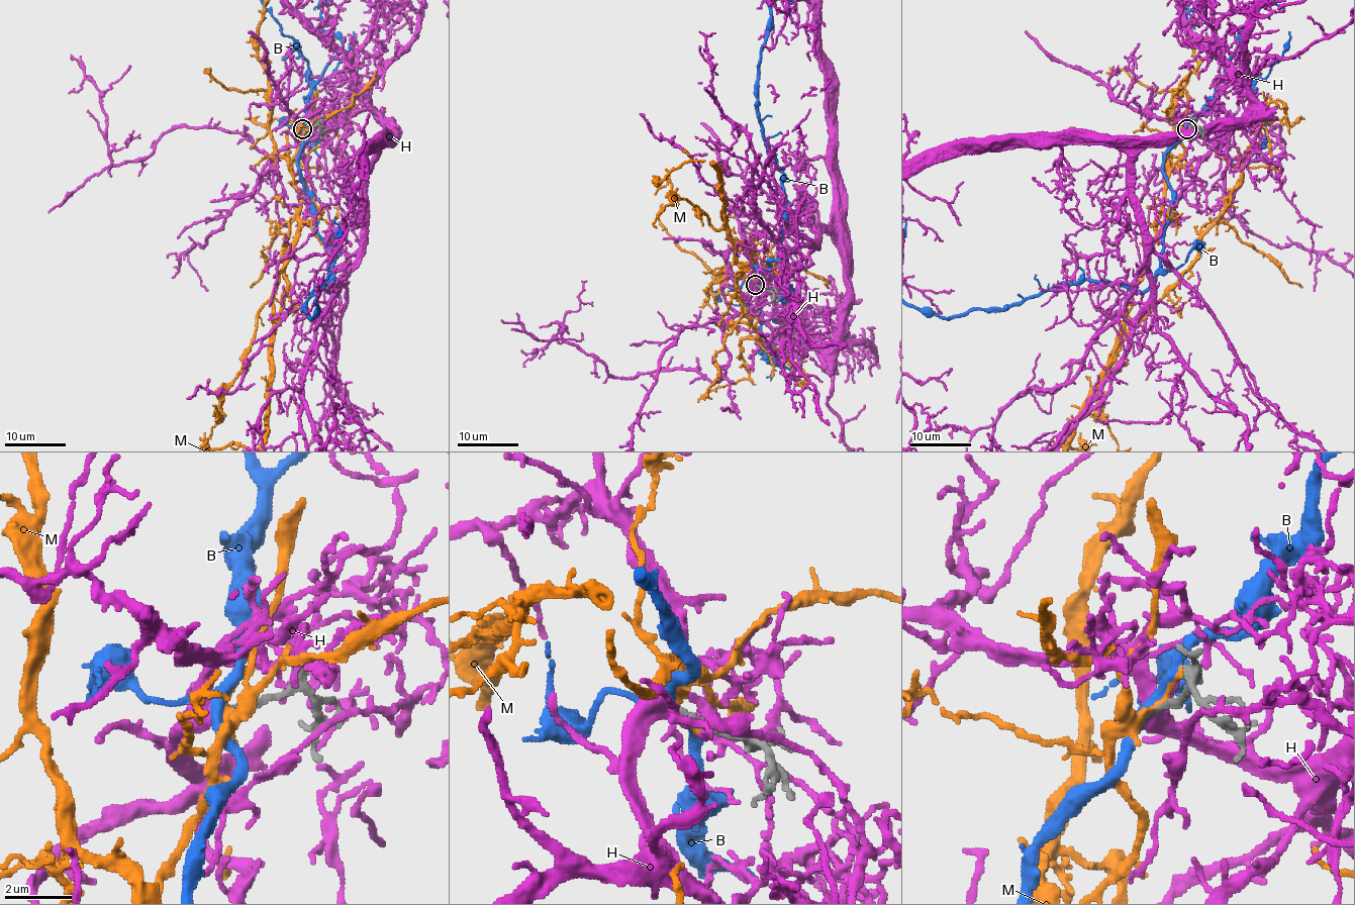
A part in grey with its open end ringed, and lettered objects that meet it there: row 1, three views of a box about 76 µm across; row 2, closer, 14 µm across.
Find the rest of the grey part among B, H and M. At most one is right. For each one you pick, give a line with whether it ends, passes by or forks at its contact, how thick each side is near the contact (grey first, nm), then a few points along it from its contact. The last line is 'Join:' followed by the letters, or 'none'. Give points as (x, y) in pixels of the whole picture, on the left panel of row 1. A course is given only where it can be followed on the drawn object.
H: it passes by; calibres 170 and 440 nm
Join: H

